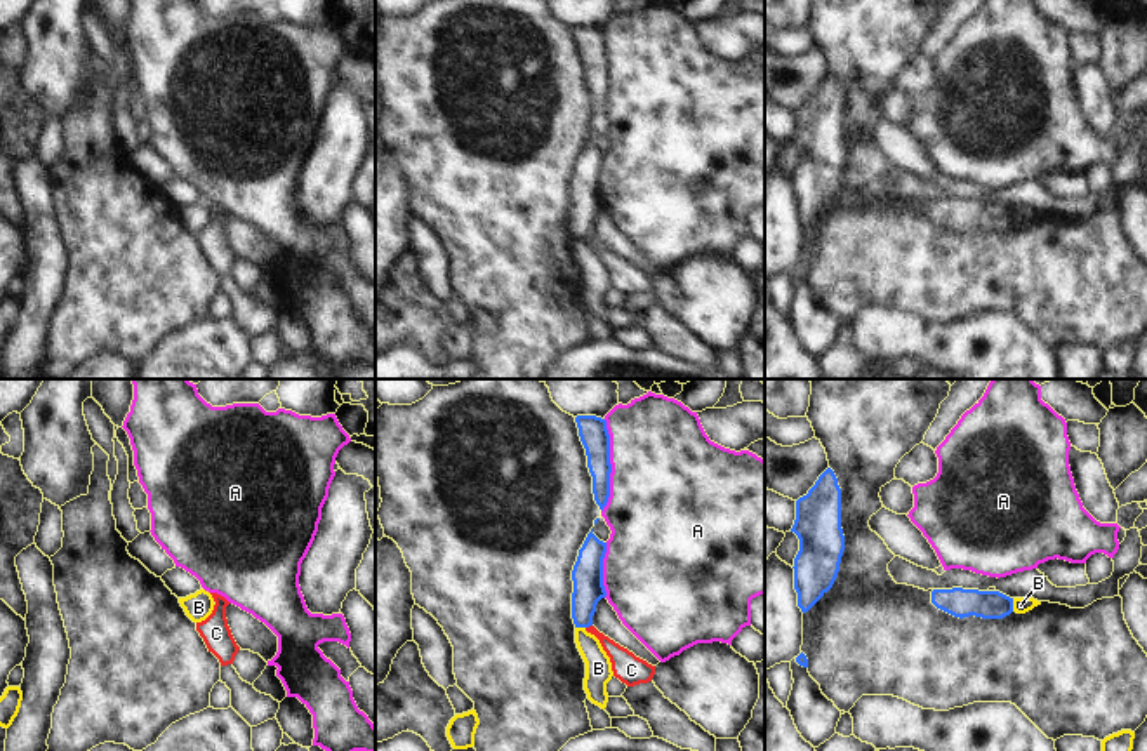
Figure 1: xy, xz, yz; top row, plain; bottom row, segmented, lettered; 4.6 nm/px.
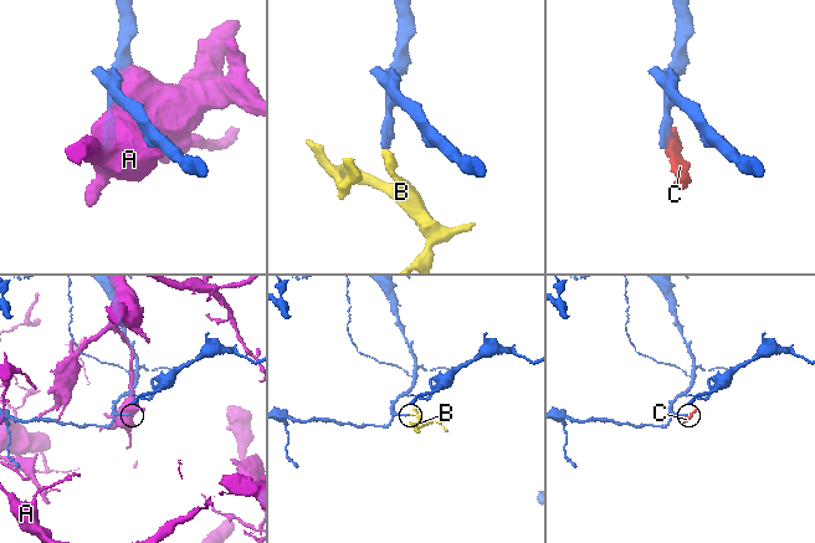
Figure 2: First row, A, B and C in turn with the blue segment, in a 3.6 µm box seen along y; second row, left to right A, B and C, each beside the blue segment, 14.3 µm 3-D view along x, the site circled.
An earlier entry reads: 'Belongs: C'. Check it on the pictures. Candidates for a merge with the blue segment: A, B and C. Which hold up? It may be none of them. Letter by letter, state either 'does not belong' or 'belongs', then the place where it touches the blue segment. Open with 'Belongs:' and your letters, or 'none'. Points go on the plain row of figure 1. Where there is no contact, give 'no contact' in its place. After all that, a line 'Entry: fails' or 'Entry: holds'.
Belongs: none
A: does not belong | xz (610, 77)
B: does not belong | yz (1012, 216)
C: does not belong | xz (588, 237)
Entry: fails

